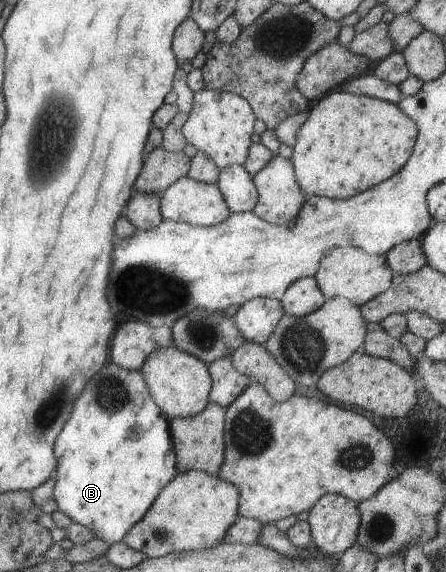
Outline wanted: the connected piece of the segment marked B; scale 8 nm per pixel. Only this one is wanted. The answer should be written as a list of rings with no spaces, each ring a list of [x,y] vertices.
[[[112,362],[105,363],[102,371],[98,371],[98,375],[94,373],[84,391],[74,399],[72,413],[57,435],[53,443],[53,454],[57,459],[53,498],[57,509],[110,545],[120,542],[128,528],[142,519],[155,495],[178,472],[169,420],[154,403],[139,370],[122,369]]]

